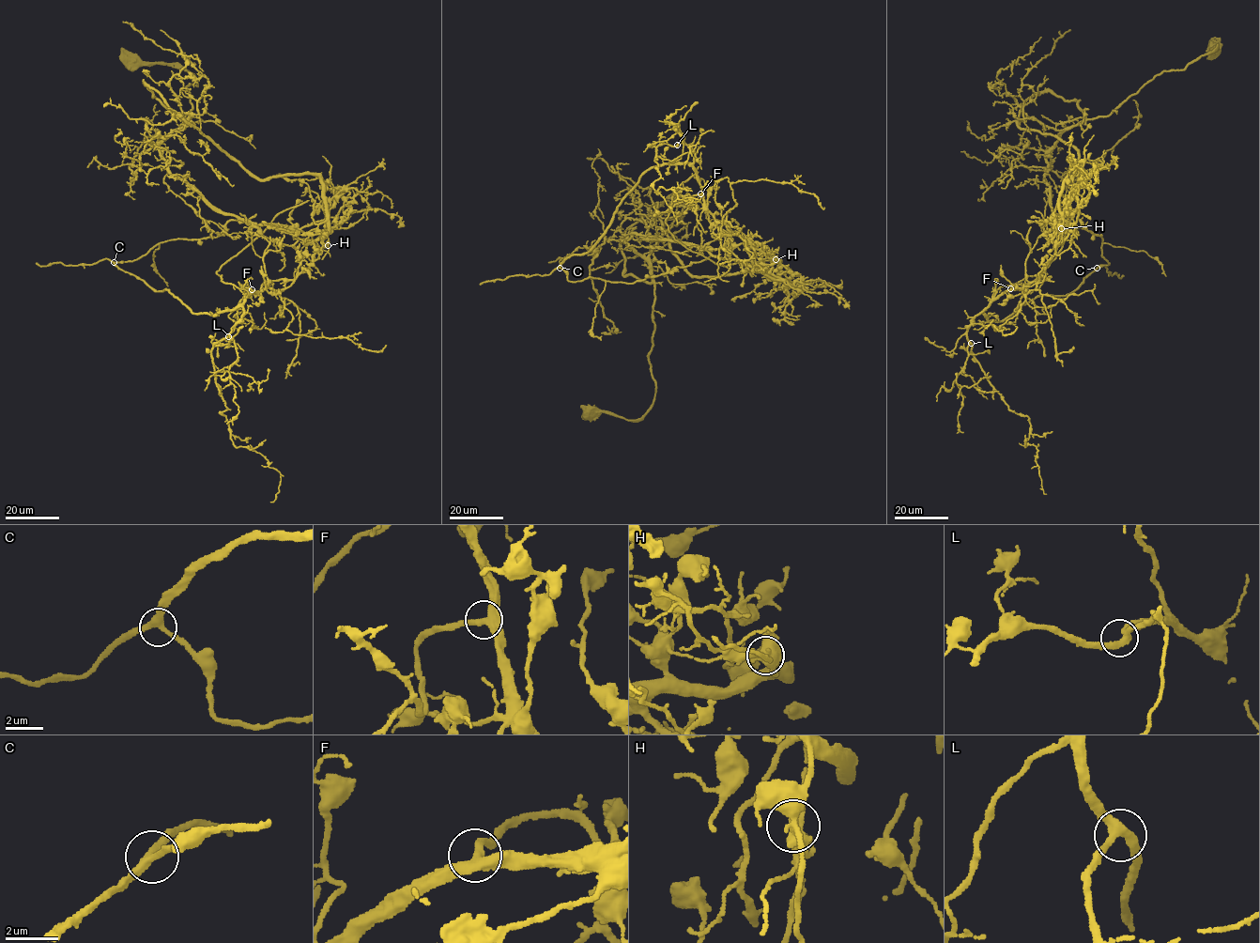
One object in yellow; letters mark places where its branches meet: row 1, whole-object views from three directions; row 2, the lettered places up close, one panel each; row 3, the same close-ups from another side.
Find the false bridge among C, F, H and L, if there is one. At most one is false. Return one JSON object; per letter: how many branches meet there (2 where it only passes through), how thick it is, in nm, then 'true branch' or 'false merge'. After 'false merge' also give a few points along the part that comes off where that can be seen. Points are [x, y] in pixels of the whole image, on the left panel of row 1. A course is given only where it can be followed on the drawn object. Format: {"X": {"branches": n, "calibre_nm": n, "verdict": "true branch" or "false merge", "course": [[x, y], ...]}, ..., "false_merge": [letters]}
{"C": {"branches": 3, "calibre_nm": 300, "verdict": "true branch"}, "F": {"branches": 3, "calibre_nm": 320, "verdict": "true branch"}, "H": {"branches": 3, "calibre_nm": 360, "verdict": "false merge", "course": [[328, 245], [286, 287], [213, 315], [115, 263], [256, 214]]}, "L": {"branches": 3, "calibre_nm": 320, "verdict": "true branch"}, "false_merge": ["H"]}

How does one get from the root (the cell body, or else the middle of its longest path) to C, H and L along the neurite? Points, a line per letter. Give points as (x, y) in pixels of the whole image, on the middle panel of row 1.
C: (588, 411), (640, 420), (654, 398), (654, 285), (625, 235), (727, 241), (696, 171), (666, 162), (560, 268)
H: (588, 411), (640, 420), (654, 398), (654, 285), (625, 235), (689, 242), (753, 268), (775, 260)
L: (588, 411), (640, 420), (654, 398), (654, 285), (625, 235), (727, 242), (694, 151), (677, 145)

